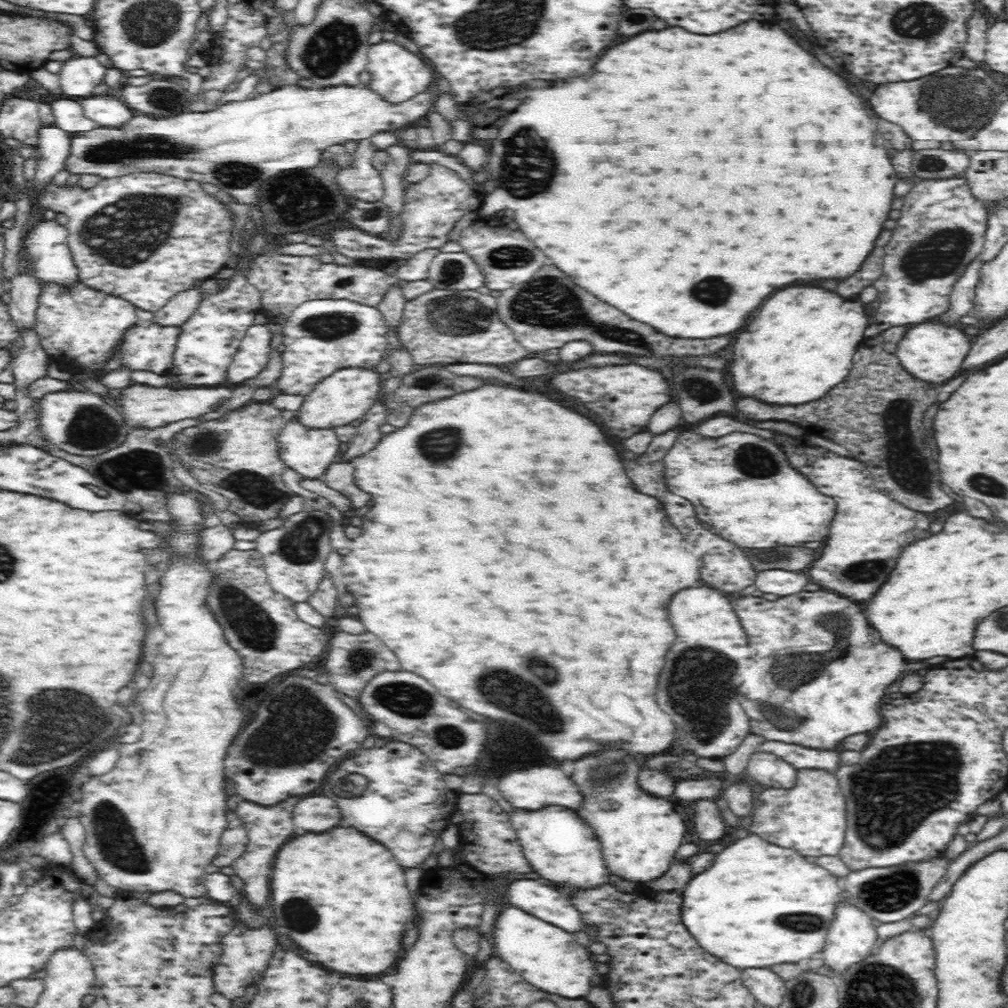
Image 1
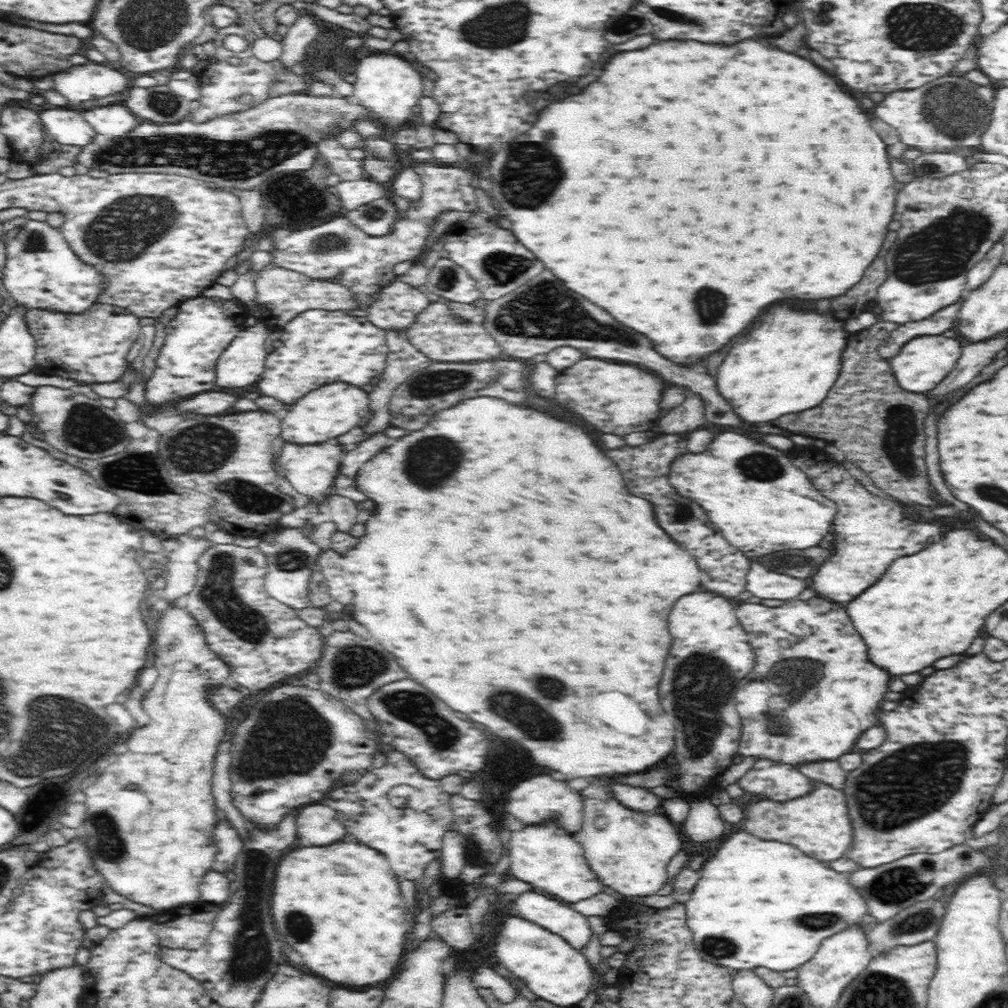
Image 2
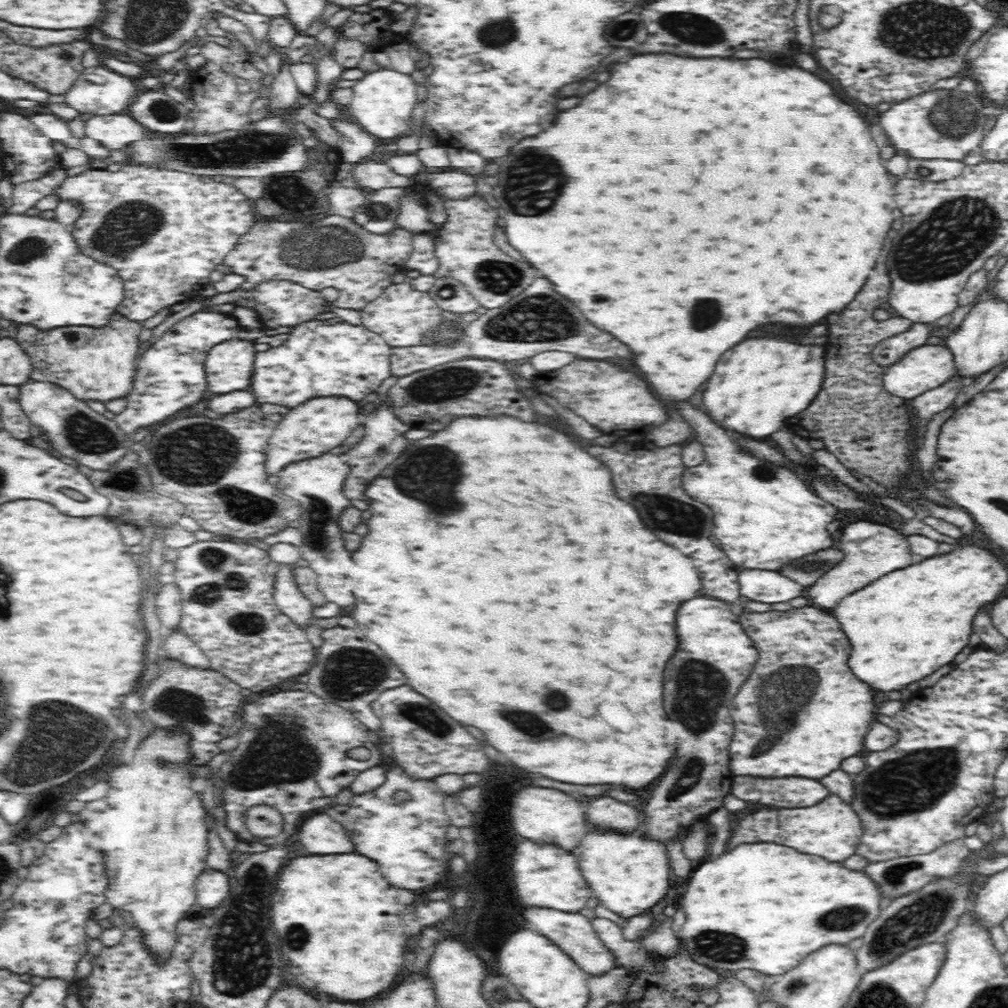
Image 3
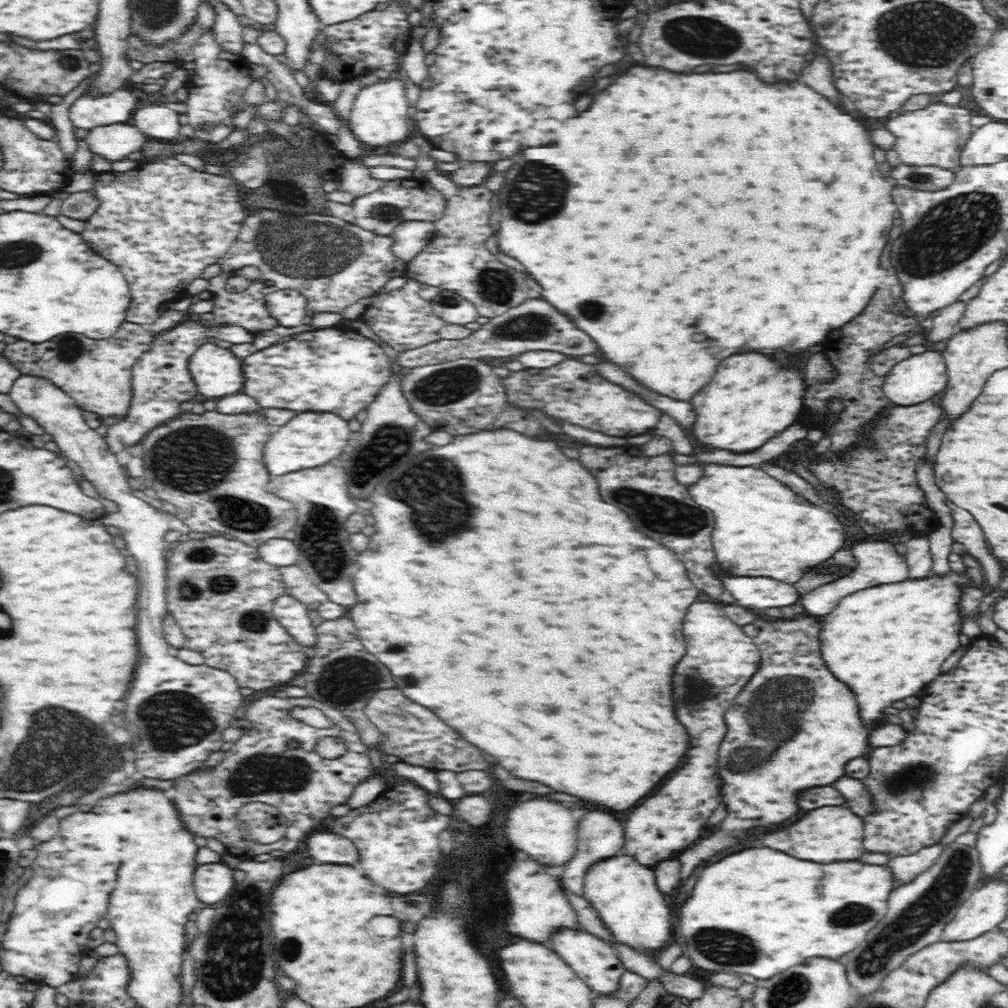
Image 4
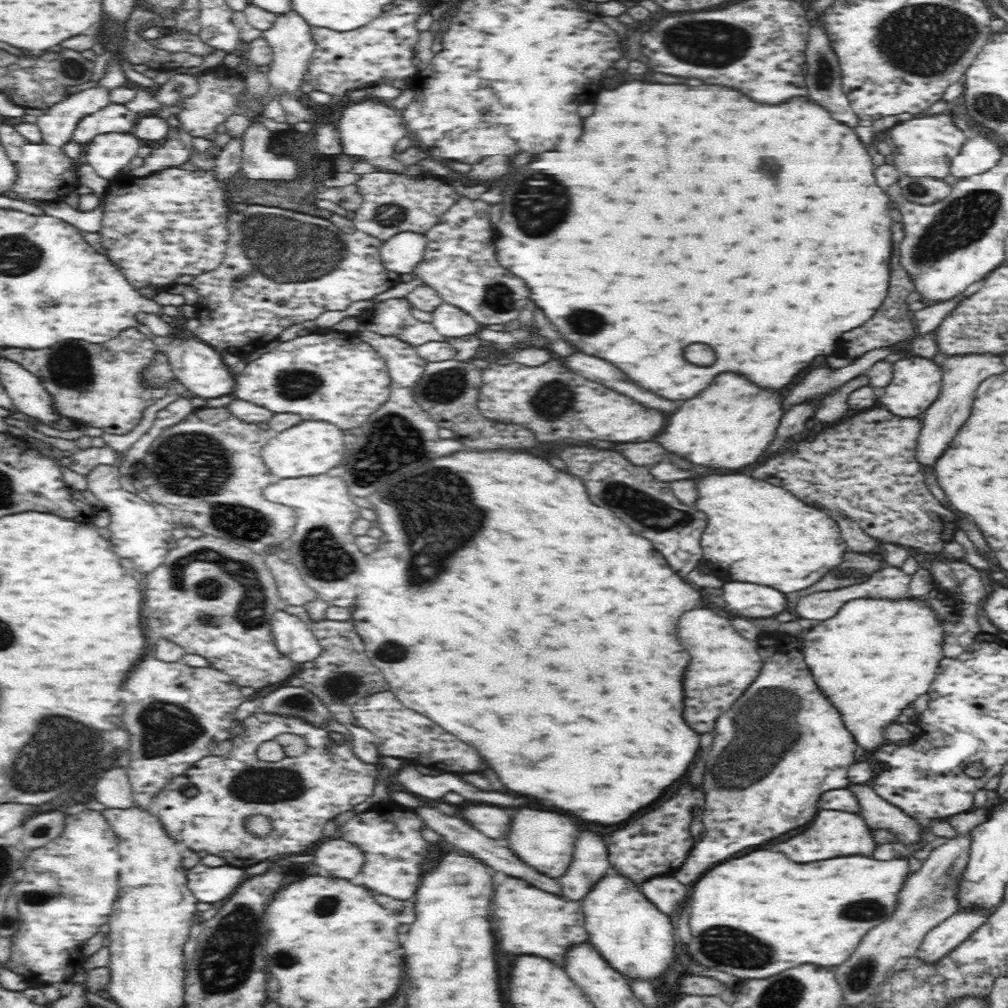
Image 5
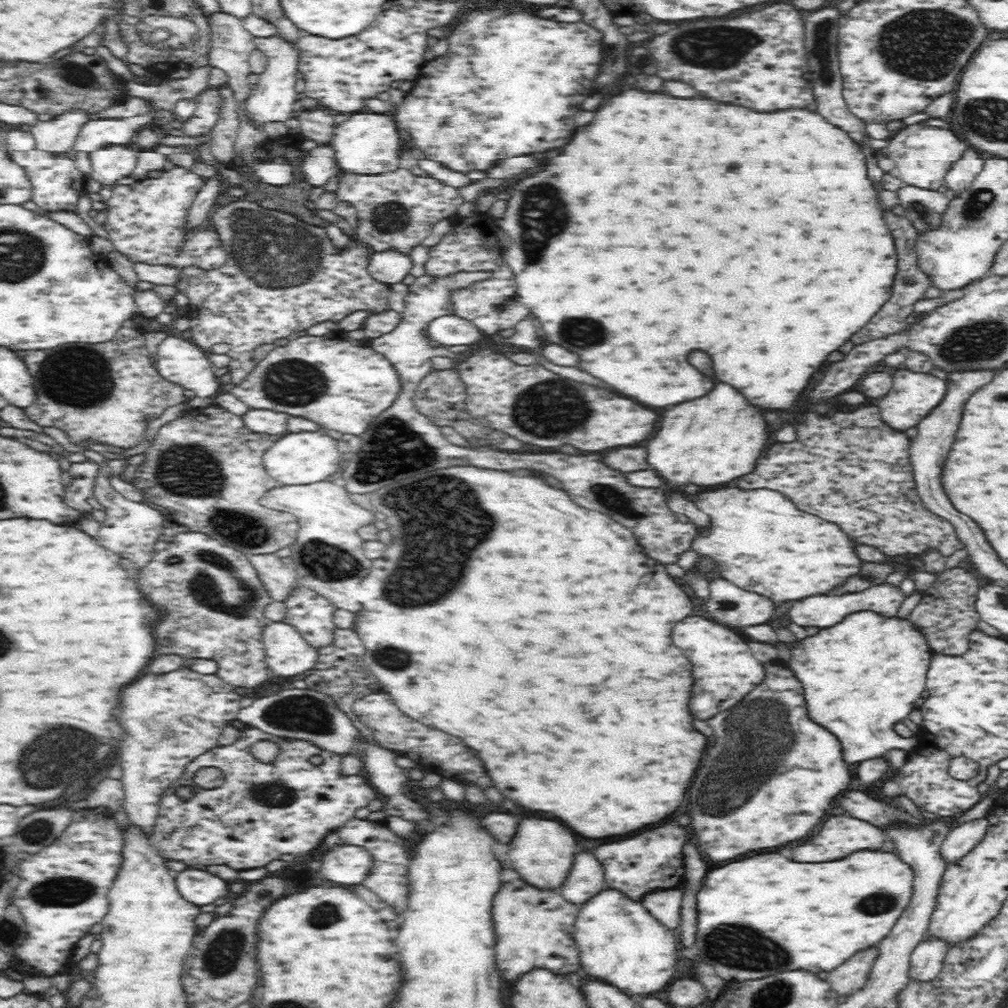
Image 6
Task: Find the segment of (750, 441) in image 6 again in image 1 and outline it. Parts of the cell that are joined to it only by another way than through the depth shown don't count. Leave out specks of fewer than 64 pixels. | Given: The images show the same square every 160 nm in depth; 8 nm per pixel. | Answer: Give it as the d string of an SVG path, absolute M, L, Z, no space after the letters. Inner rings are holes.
M788 286L788 290L778 290L760 306L752 324L748 324L736 338L730 364L736 392L768 404L804 404L825 397L850 374L853 355L860 344L866 342L864 330L870 325L868 318L868 306L863 302L842 302L840 296L824 292L820 286Z

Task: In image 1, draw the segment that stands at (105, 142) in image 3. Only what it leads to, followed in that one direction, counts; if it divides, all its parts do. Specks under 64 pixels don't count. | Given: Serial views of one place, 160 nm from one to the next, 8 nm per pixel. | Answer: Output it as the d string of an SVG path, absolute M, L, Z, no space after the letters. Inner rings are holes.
M92 96L90 100L82 100L82 106L84 114L98 122L98 126L116 128L134 116L134 112L114 96Z

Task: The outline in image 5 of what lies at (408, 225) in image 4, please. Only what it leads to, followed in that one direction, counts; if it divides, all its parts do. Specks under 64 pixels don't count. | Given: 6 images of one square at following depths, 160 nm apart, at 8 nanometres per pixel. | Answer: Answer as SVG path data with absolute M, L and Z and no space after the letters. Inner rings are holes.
M402 230L381 242L379 258L388 270L410 274L422 262L427 247L427 236L411 230Z

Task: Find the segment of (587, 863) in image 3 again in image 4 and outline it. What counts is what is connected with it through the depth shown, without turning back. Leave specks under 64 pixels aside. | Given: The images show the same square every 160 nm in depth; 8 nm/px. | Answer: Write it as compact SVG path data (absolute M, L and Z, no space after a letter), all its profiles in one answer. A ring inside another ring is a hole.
M619 852L614 856L602 858L594 862L584 880L583 898L590 902L593 909L597 911L602 924L609 930L616 944L624 945L626 948L642 950L660 950L670 940L670 901L660 889L656 881L656 873L652 866L641 865L626 853Z

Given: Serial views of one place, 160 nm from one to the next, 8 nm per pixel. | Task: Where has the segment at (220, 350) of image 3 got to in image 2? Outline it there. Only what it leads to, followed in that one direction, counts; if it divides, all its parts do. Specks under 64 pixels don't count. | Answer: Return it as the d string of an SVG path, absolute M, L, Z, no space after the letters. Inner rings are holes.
M265 322L245 326L220 356L216 364L216 384L222 388L244 388L258 382L268 356L264 344L269 334L270 327Z

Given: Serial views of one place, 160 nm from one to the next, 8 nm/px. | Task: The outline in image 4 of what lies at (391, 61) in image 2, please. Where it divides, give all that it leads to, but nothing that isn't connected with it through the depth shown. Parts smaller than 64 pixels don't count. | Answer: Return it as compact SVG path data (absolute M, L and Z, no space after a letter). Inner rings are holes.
M385 78L373 84L362 86L356 93L347 126L361 142L365 152L386 151L388 146L399 144L413 137L411 119L408 117L408 99L406 98L406 80L400 78Z

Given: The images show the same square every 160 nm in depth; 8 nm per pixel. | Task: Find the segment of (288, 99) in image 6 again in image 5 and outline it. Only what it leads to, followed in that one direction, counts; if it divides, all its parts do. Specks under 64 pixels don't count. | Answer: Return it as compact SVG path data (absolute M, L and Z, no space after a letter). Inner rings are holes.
M293 8L284 14L278 14L272 28L263 31L263 37L268 42L274 58L267 72L270 86L274 96L280 96L282 92L296 92L306 74L313 51L316 50L316 42L313 40L312 26L308 24Z

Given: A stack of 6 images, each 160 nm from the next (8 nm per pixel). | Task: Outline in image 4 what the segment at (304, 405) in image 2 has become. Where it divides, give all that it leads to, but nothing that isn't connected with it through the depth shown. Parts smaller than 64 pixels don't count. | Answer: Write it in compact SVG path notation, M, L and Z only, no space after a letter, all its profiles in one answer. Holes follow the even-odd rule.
M296 413L283 426L275 428L263 448L264 465L271 476L295 473L296 470L314 469L344 456L344 446L350 438L349 422L334 413Z

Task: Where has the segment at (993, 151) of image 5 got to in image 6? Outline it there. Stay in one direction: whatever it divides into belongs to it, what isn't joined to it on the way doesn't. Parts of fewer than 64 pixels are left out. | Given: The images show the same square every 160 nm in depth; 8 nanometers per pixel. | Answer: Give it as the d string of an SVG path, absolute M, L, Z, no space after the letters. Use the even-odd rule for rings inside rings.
M966 148L959 160L945 174L945 185L949 196L954 198L967 190L974 182L974 176L983 169L985 162L986 157L980 154L980 151Z

